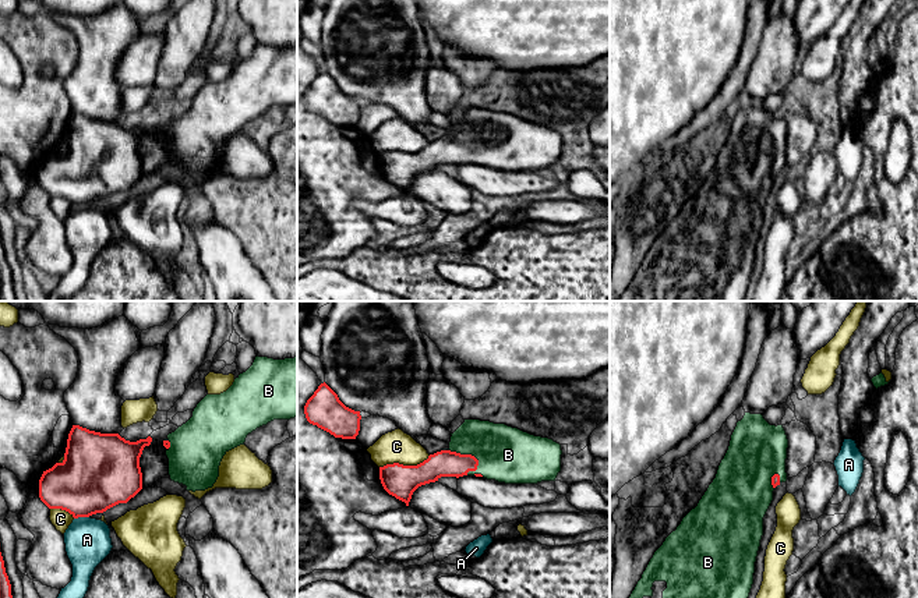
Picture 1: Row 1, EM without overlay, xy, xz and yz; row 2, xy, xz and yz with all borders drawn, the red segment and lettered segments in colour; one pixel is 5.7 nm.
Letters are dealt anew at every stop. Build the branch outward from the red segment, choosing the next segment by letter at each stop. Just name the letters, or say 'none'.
B

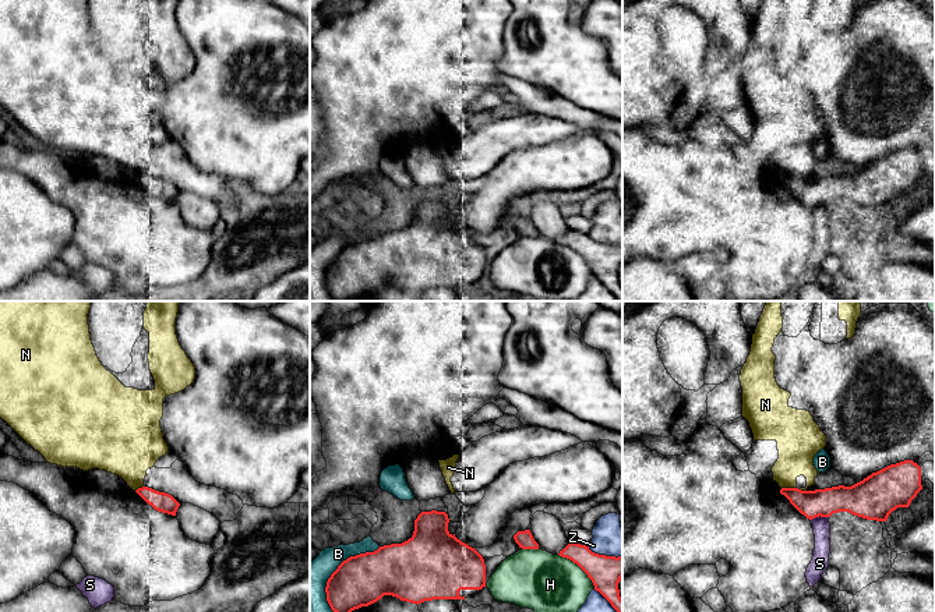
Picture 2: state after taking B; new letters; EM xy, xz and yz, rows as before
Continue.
none

